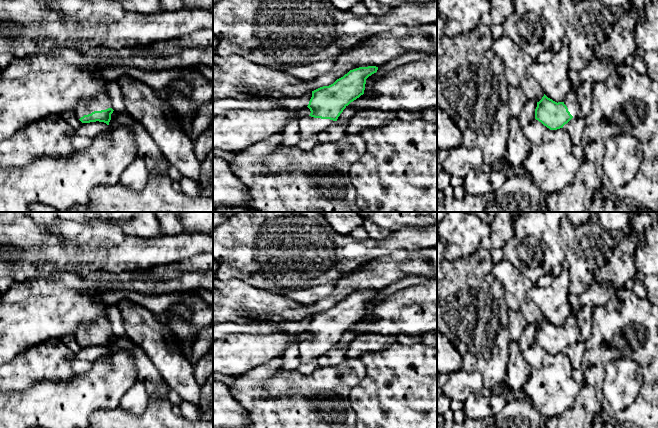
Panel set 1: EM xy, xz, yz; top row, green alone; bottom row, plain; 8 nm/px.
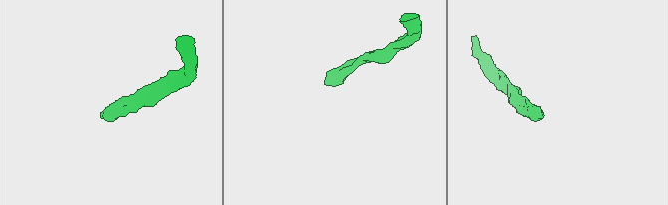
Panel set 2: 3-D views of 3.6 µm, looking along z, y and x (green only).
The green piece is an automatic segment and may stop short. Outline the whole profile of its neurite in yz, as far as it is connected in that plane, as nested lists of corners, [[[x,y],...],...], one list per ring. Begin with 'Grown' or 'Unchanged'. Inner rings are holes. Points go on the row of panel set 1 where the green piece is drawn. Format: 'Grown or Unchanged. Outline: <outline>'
Grown. Outline: [[[572,89],[563,102],[555,102],[545,94],[537,102],[535,119],[550,130],[563,128],[573,117],[577,116],[579,110],[577,91]]]

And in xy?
Grown. Outline: [[[99,94],[89,101],[80,101],[76,104],[74,111],[82,123],[99,121],[109,125],[114,110],[107,95]]]

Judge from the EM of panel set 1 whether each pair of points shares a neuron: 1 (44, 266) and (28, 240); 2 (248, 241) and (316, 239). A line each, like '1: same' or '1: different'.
1: same
2: same

